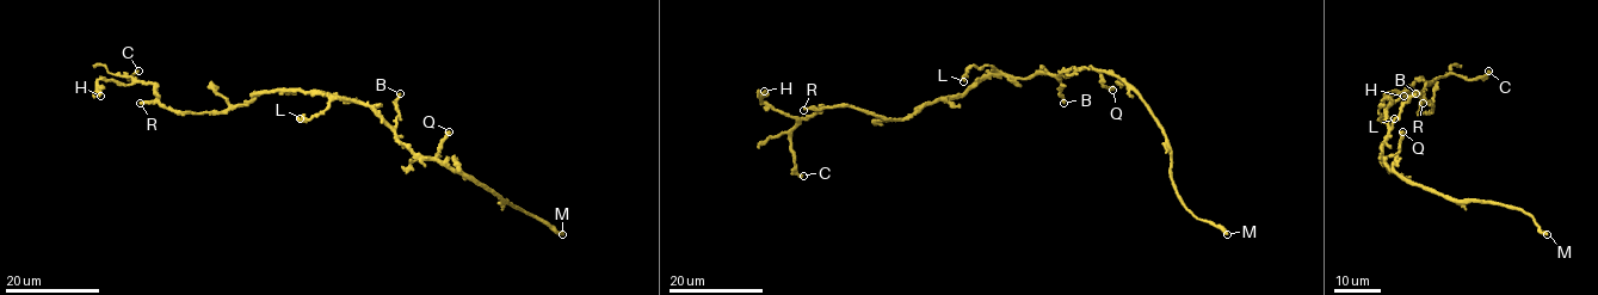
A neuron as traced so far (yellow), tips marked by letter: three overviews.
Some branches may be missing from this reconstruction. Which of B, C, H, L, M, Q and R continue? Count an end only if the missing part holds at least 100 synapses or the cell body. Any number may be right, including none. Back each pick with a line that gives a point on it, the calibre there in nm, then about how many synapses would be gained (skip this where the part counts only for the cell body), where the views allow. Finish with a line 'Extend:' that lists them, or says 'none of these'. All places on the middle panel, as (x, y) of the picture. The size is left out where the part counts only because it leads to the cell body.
M: at (1227, 234); 440 nm thick; about 200 synapses
Extend: M

